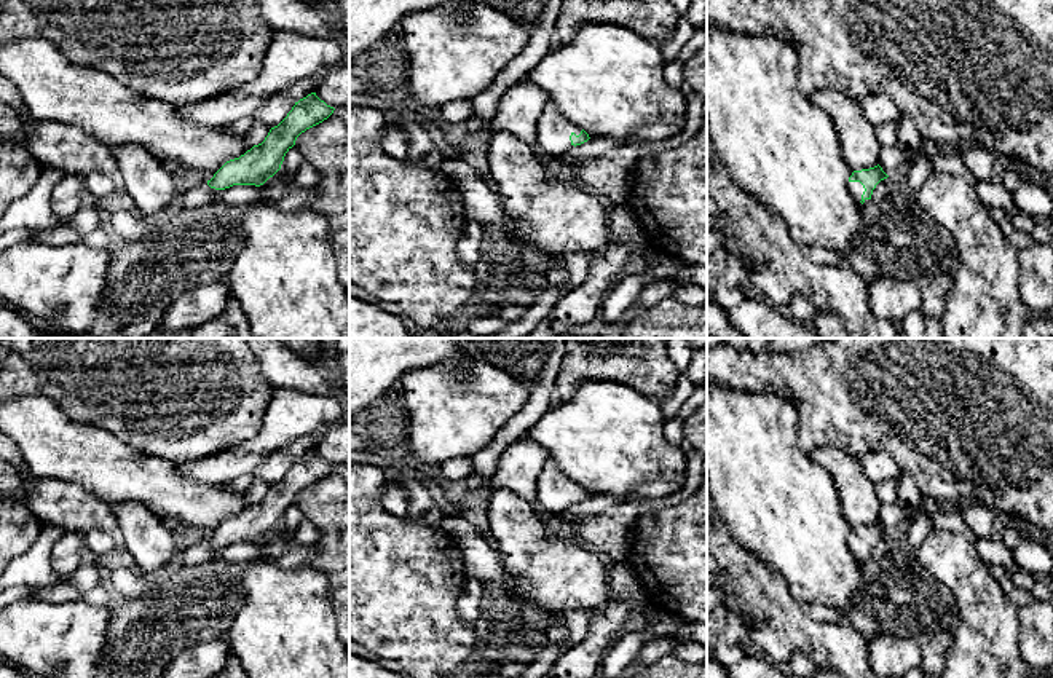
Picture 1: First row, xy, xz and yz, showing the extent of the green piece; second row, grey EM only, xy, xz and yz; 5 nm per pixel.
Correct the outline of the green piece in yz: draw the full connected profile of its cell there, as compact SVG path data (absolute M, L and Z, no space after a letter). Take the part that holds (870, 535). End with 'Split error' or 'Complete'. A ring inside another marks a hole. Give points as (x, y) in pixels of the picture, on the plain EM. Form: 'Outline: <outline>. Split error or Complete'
Outline: M879 522L870 526L854 528L849 534L847 546L854 558L860 565L865 565L871 558L871 552L876 542L887 534L889 533Z. Split error

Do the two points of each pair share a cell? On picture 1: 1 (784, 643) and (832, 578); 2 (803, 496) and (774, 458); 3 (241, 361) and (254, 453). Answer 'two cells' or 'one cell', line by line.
1: two cells
2: one cell
3: two cells

